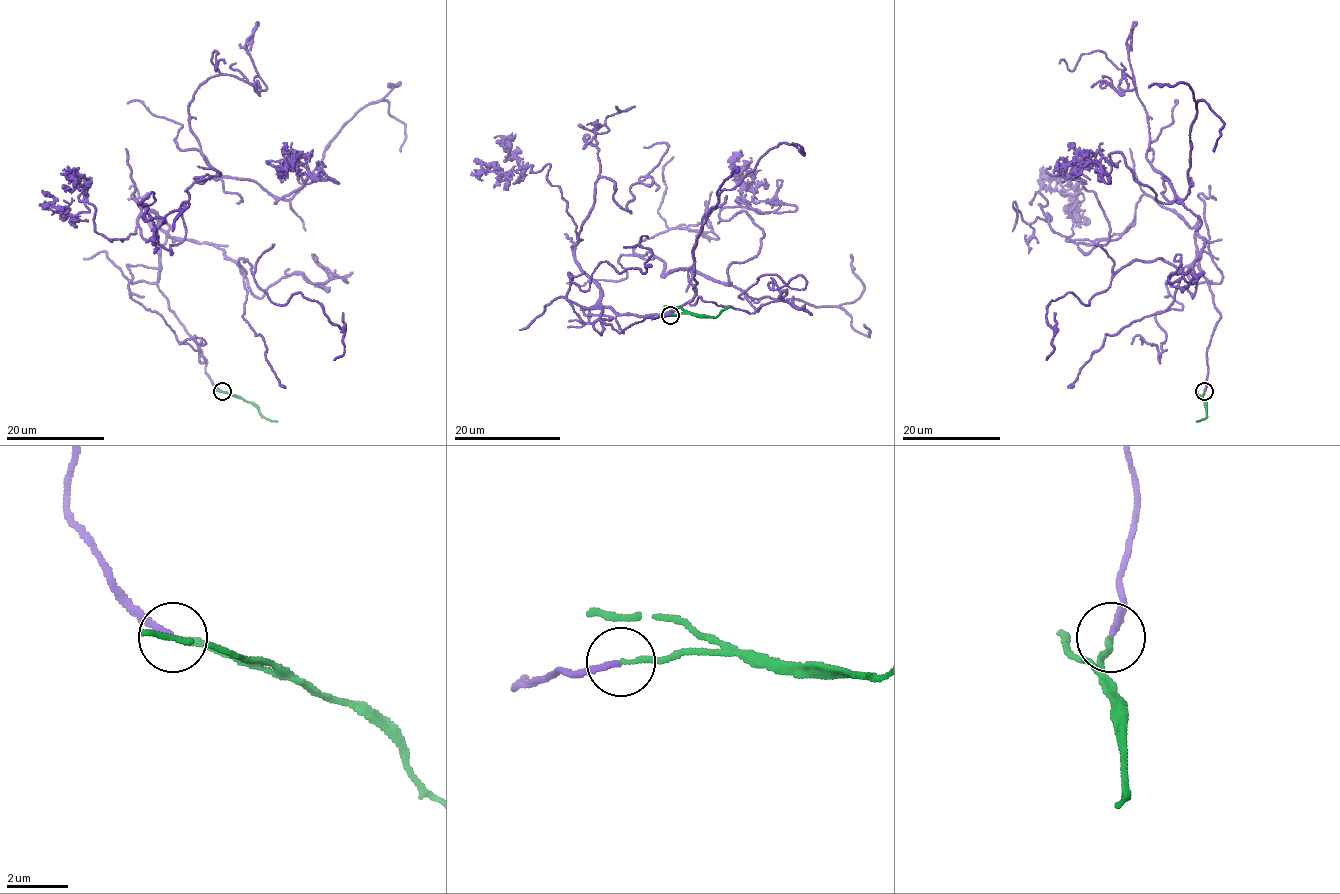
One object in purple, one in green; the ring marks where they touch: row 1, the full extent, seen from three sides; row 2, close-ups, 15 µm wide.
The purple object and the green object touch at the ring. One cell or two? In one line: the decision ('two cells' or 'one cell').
one cell

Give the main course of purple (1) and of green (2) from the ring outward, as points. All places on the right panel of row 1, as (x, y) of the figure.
1: (1204, 391), (1220, 313), (1196, 227), (1192, 298), (1203, 271), (1182, 272), (1201, 220), (1147, 160), (1136, 21)
2: (1204, 391), (1205, 417), (1196, 421)

